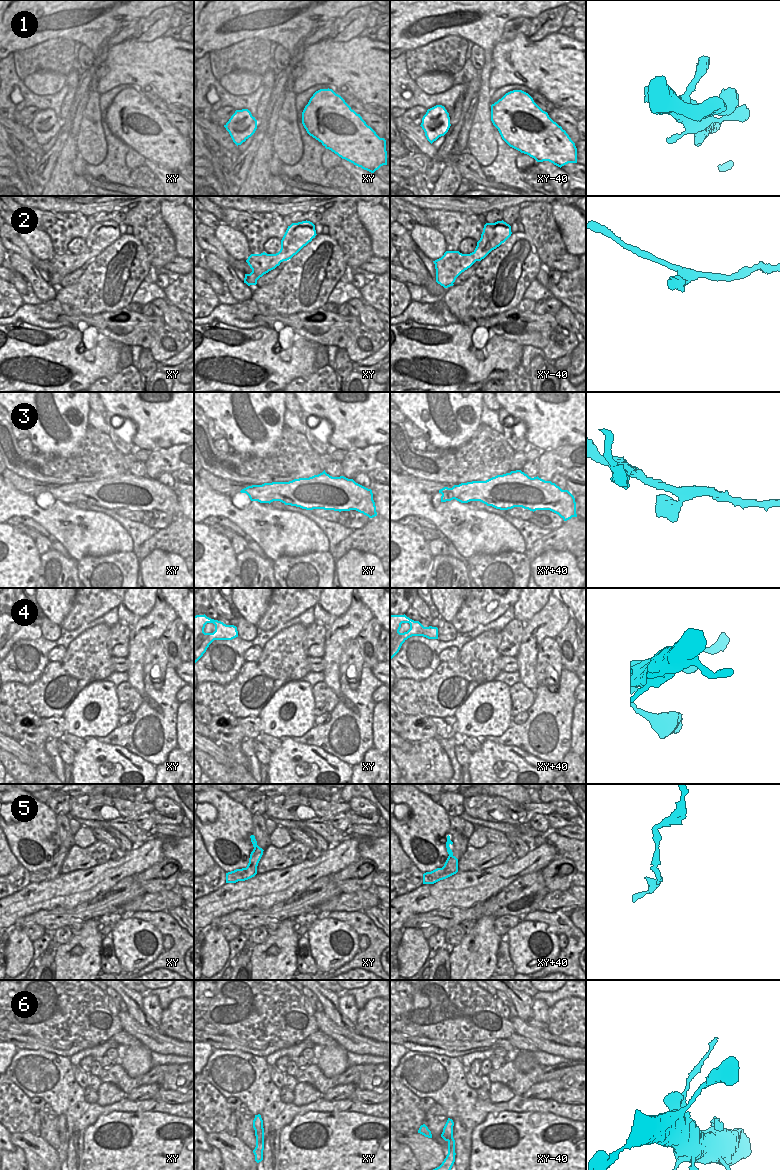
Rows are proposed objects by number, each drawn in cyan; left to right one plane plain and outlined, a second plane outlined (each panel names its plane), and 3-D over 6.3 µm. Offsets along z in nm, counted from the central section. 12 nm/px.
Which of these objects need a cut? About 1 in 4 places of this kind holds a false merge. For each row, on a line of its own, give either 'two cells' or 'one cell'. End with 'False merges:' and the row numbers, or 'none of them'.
1: one cell
2: one cell
3: one cell
4: one cell
5: one cell
6: one cell
False merges: none of them

